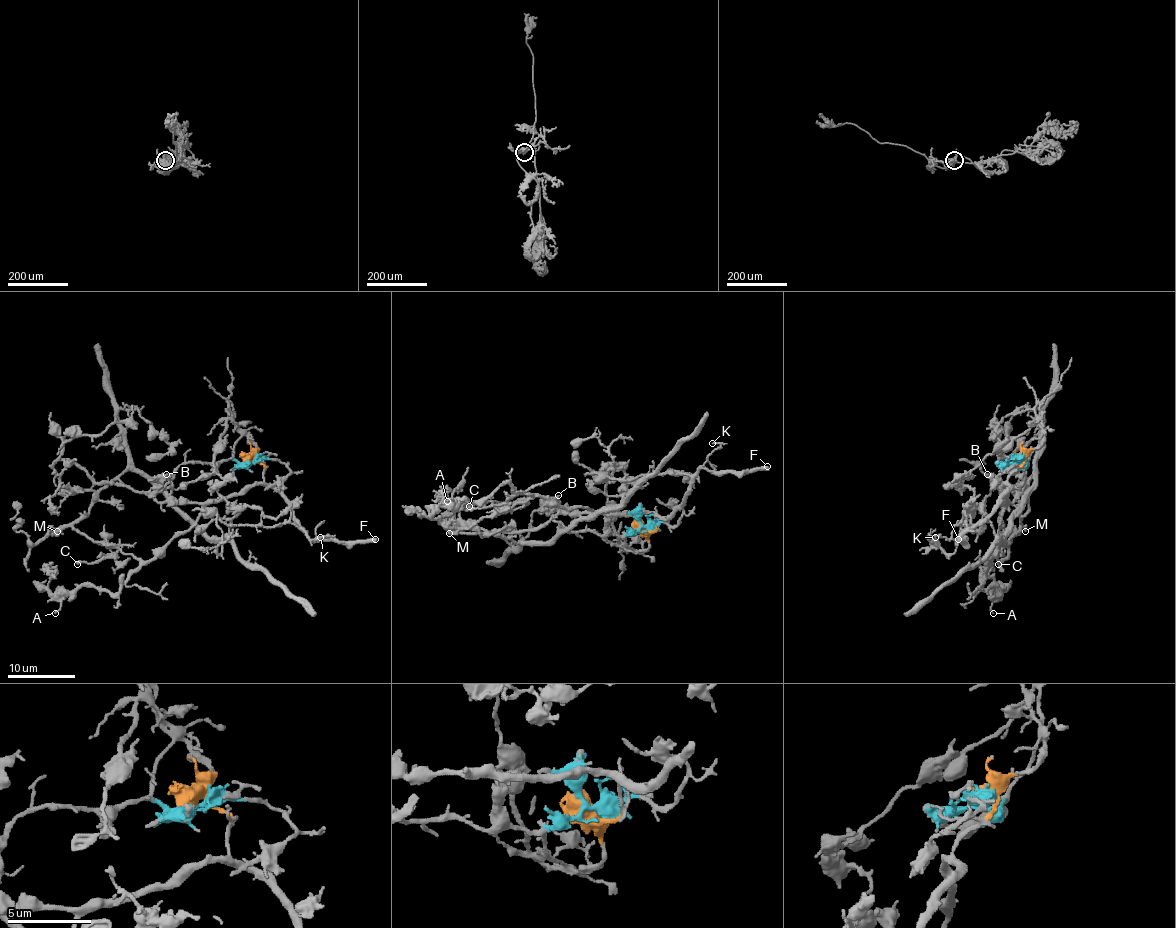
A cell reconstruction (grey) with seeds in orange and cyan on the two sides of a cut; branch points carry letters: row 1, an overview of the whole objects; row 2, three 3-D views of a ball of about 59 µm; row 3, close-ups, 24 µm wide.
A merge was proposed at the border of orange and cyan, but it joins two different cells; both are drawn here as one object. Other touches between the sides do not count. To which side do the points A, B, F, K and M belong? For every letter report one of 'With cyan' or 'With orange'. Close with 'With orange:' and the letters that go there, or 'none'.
A: With orange
B: With cyan
F: With orange
K: With orange
M: With cyan
With orange: A, F, K

